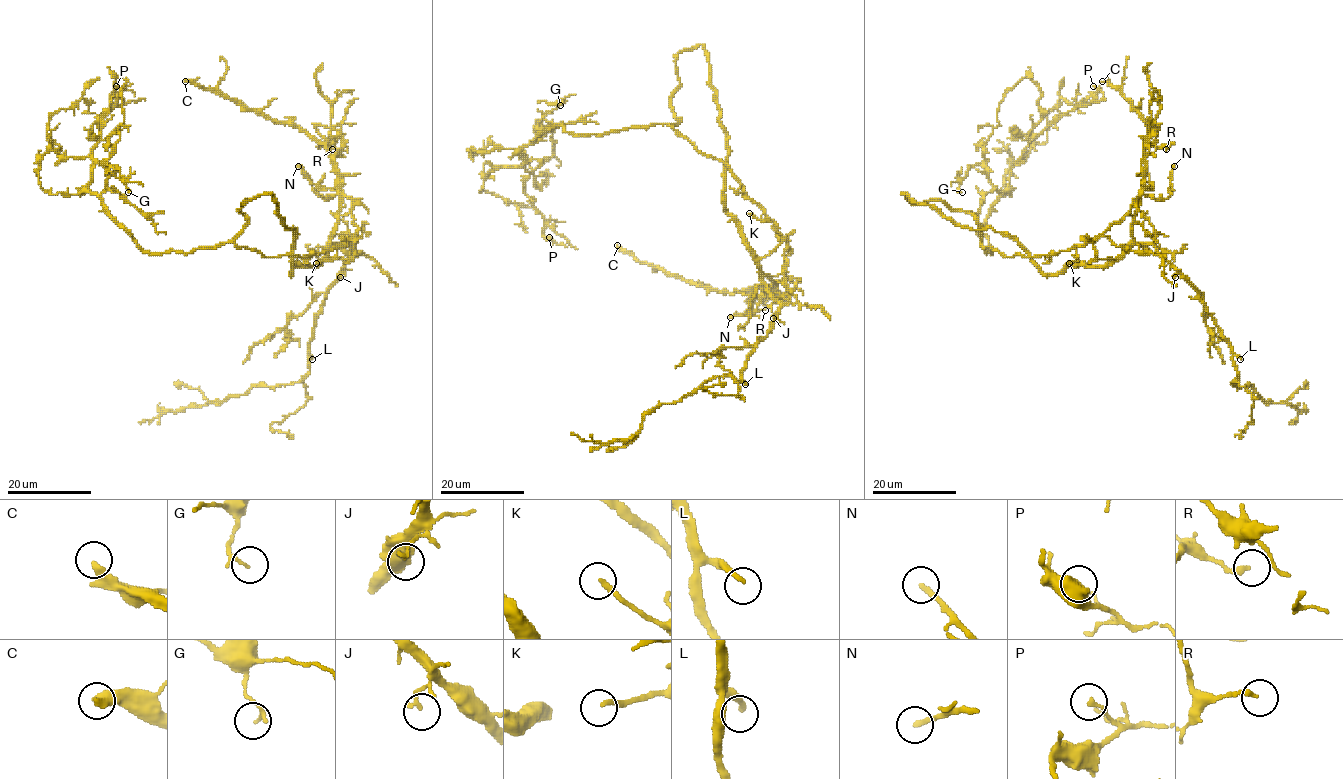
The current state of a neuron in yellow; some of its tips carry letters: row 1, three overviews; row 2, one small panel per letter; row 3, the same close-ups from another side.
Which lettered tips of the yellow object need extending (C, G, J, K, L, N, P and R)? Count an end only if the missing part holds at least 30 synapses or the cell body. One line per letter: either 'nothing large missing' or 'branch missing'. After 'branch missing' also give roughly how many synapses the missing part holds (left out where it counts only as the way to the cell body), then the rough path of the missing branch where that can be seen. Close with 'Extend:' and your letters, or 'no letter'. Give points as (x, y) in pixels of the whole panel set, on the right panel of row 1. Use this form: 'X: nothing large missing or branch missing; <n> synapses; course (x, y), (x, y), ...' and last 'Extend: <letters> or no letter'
C: branch missing; 140 synapses; course (1102, 81), (1078, 80), (1057, 88), (1036, 77), (1010, 115), (975, 150), (960, 156), (963, 151), (966, 153)
G: nothing large missing
J: nothing large missing
K: nothing large missing
L: branch missing; 40 synapses; course (1240, 359), (1267, 367), (1270, 366), (1263, 356), (1261, 358), (1275, 357), (1290, 366)
N: nothing large missing
P: nothing large missing
R: nothing large missing
Extend: C, L

